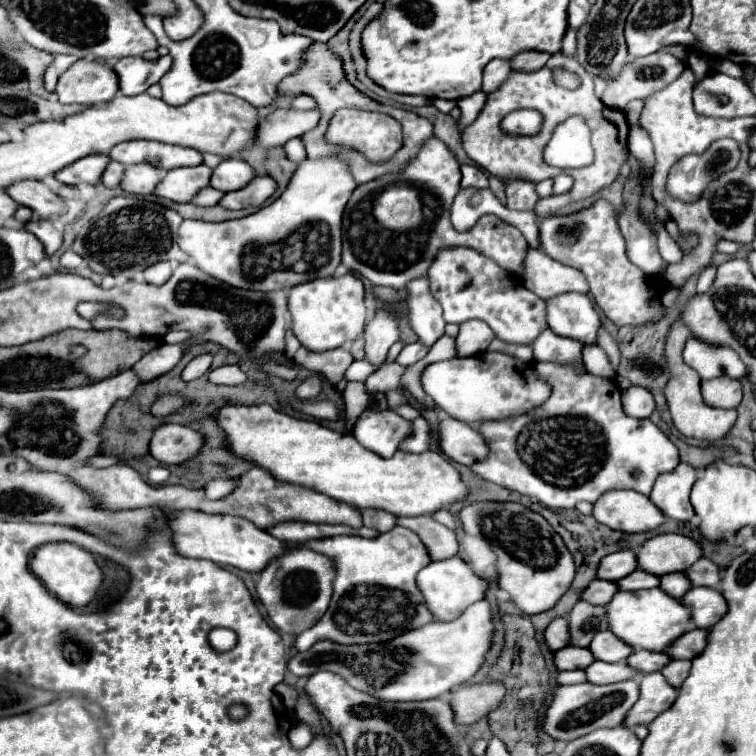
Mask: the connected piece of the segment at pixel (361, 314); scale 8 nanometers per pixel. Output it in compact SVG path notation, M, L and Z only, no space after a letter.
M353 272L331 278L317 278L297 284L289 290L289 312L293 318L291 330L307 350L323 352L341 348L347 340L353 342L365 330L365 286Z

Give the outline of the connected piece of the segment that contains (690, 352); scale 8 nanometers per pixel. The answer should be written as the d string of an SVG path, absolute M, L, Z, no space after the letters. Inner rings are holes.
M691 337L685 344L683 360L701 376L701 380L711 380L717 376L737 380L745 376L743 362L727 346L707 344Z

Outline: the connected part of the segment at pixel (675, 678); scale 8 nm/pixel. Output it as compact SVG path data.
M673 660L671 664L667 664L661 674L667 678L667 682L673 686L673 688L681 688L683 680L687 678L689 674L689 668L691 668L691 662L689 660Z

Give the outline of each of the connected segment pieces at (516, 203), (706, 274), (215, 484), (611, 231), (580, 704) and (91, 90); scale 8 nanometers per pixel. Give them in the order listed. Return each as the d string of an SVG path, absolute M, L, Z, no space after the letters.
M507 180L505 194L507 194L507 208L513 210L533 210L539 200L535 184L529 180Z
M707 266L707 268L699 274L697 292L699 292L699 294L705 294L705 292L707 292L707 288L713 284L713 278L715 278L715 266Z
M215 478L215 480L207 482L207 484L209 484L209 486L205 486L205 492L207 492L209 500L219 500L219 498L223 498L225 494L229 496L229 494L233 492L237 480L233 480L233 478Z
M597 200L593 206L575 214L543 218L539 224L539 244L541 250L553 260L585 274L593 300L613 324L645 326L659 322L665 316L663 306L653 306L653 298L659 294L659 288L653 288L651 278L647 278L647 274L627 258L615 208L607 200Z
M625 680L615 684L597 686L591 682L575 684L575 686L559 686L553 694L553 702L545 712L543 720L543 732L555 740L571 742L579 736L585 736L597 728L615 728L621 726L627 710L637 702L639 698L639 682L637 680Z
M81 58L73 62L57 82L61 104L101 104L109 102L119 90L115 70L101 60Z

